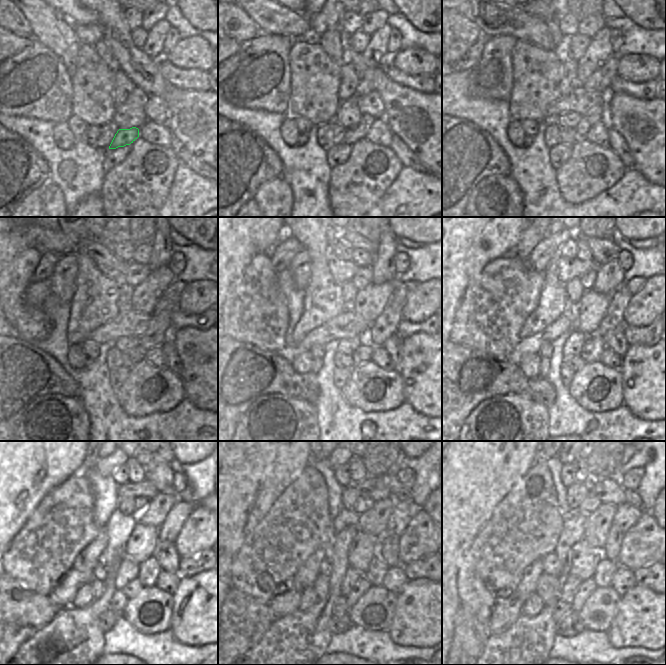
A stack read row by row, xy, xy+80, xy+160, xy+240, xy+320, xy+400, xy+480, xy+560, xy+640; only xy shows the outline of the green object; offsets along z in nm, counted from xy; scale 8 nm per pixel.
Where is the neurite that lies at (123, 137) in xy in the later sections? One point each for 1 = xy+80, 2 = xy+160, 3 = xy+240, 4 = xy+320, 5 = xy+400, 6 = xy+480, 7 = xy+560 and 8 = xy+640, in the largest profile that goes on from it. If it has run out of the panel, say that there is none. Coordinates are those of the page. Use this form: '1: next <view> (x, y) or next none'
1: next xy+80 (356, 132)
2: next xy+160 (597, 114)
3: next xy+240 (157, 333)
4: next xy+320 (385, 325)
5: next xy+400 (613, 318)
6: next xy+480 (167, 533)
7: next xy+560 (402, 513)
8: next xy+640 (626, 515)

